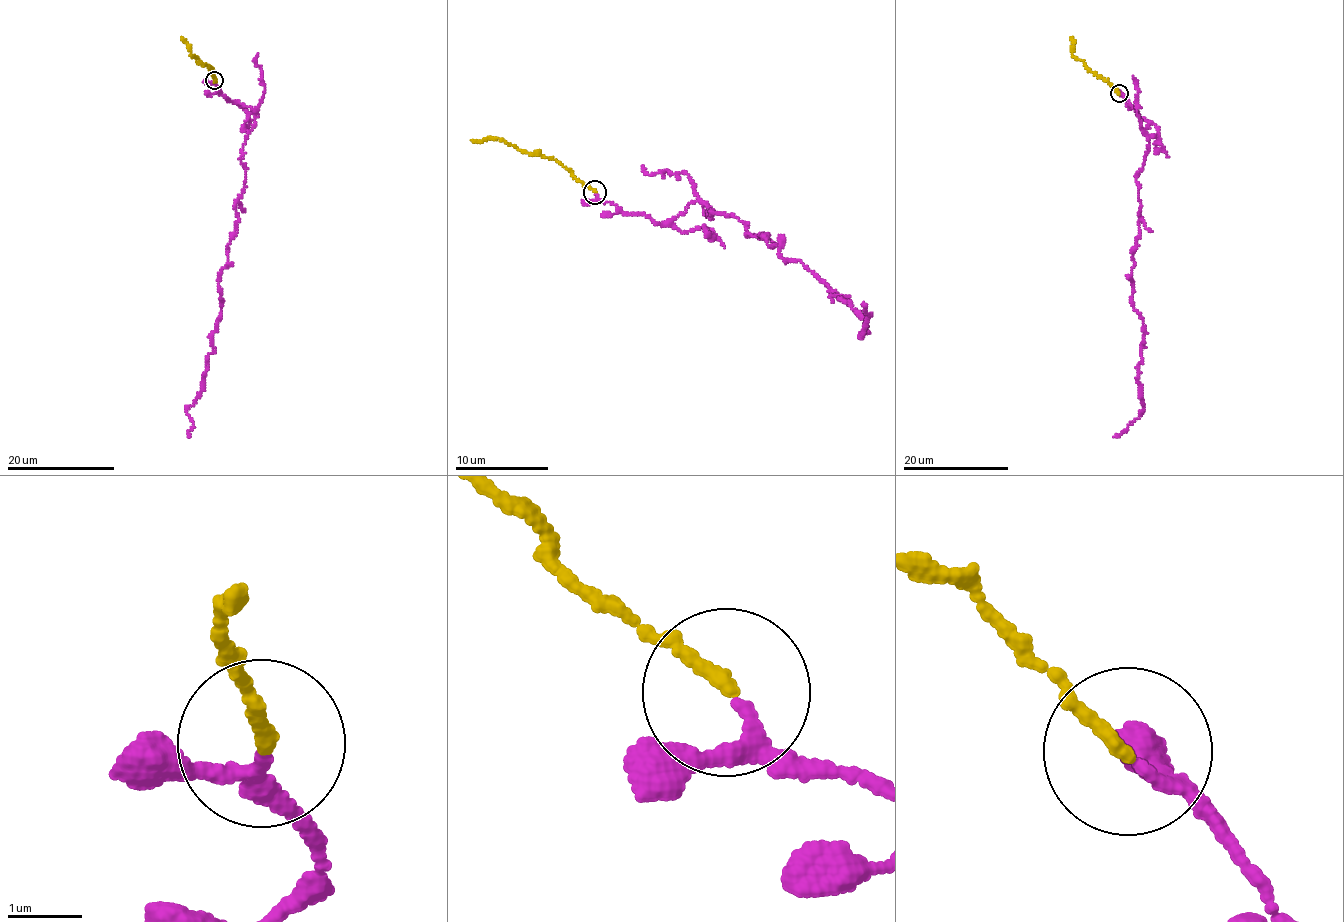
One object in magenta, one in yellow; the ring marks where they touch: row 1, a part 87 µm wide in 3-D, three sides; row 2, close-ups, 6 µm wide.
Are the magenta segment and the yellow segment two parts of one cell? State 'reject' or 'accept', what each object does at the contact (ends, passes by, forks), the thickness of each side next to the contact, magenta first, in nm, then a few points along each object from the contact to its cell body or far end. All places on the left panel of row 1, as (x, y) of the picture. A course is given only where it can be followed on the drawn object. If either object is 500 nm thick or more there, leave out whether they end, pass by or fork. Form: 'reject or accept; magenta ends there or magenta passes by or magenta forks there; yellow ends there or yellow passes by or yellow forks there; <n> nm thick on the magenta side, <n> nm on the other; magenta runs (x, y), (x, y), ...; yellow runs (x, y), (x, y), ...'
accept; magenta passes by; yellow ends there; 150 nm thick on the magenta side, 180 nm on the other; magenta runs (213, 81), (253, 111), (254, 126), (240, 159), (245, 190), (220, 273), (215, 349), (186, 412), (189, 436); yellow runs (214, 80), (208, 65), (200, 64), (181, 38)

